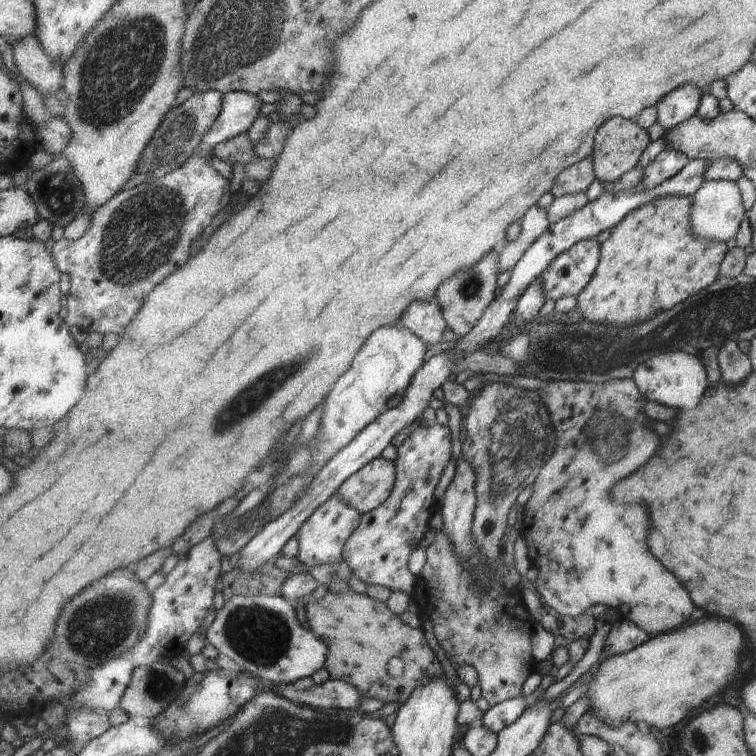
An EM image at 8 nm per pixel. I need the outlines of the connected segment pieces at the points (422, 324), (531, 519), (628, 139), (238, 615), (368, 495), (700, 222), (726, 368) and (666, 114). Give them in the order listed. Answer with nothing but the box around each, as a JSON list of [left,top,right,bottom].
[[400,300,449,352],[475,373,693,636],[594,118,649,183],[205,595,330,684],[335,457,396,515],[688,180,746,242],[716,341,751,384],[654,85,703,130]]

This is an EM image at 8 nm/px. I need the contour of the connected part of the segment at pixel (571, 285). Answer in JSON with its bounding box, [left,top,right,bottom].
[544,239,602,302]

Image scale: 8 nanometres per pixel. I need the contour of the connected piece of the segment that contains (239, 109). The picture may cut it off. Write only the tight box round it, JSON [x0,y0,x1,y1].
[202,91,263,150]

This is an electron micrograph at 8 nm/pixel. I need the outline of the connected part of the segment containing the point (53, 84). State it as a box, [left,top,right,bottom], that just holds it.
[12,36,64,95]

